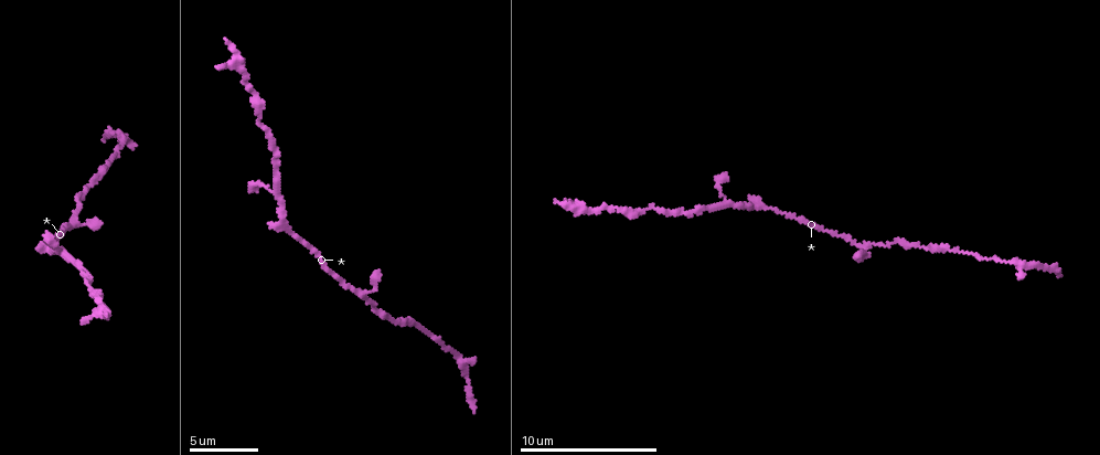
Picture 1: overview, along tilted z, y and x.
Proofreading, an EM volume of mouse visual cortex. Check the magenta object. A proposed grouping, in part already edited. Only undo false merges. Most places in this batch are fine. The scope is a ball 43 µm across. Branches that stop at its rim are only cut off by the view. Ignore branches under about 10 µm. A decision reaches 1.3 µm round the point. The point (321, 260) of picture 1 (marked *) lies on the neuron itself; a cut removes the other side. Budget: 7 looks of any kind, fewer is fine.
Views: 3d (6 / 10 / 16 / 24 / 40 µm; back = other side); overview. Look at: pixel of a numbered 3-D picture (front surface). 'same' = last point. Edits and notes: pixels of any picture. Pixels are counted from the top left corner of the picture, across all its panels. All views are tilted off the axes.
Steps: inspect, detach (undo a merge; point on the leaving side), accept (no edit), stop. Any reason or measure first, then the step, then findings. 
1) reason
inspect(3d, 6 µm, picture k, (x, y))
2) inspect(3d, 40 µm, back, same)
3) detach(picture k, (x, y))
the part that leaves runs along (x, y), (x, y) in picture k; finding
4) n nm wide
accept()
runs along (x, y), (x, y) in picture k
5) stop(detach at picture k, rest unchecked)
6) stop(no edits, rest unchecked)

calibre changes
inspect(3d, 6 µm, picture 1, (288, 230))

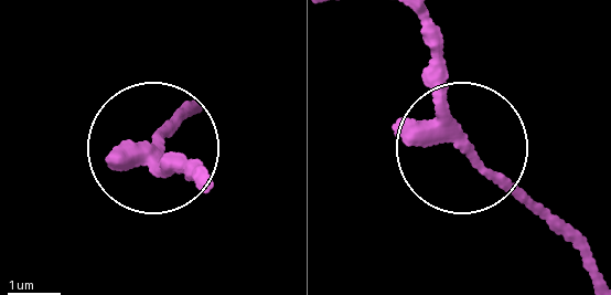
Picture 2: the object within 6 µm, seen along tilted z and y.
accept()
runs along (588, 260), (462, 153), (430, 16) in picture 2; all the same neuron

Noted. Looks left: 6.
side arm on a straight run
inspect(3d, 16 µm, picture 1, (871, 243))

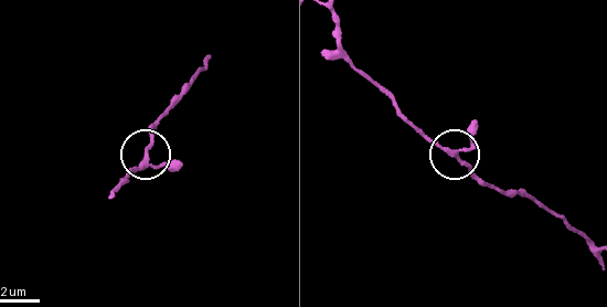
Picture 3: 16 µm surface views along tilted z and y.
other side
inspect(3d, 16 µm, back, picture 3, (145, 154))

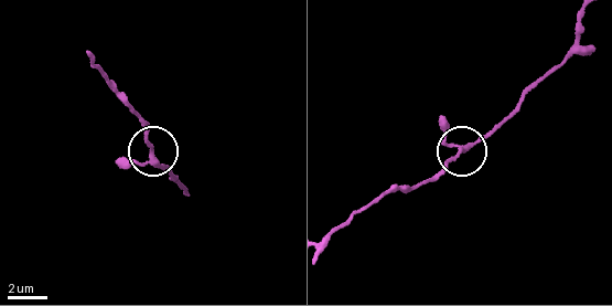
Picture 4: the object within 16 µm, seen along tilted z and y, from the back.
3 arms
accept()
runs along (522, 101), (429, 180) in picture 4; one neuron here

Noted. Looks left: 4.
thick turns thin
inspect(3d, 10 µm, picture 1, (952, 249))

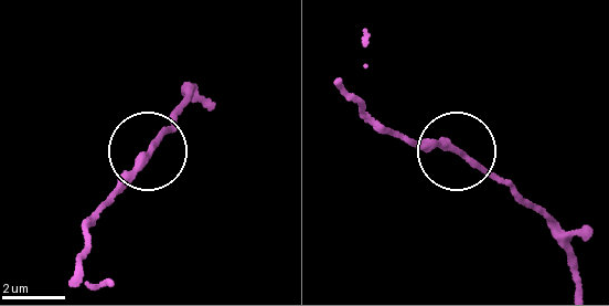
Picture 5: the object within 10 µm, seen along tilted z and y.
closer look
inspect(3d, 6 µm, picture 5, (148, 155))

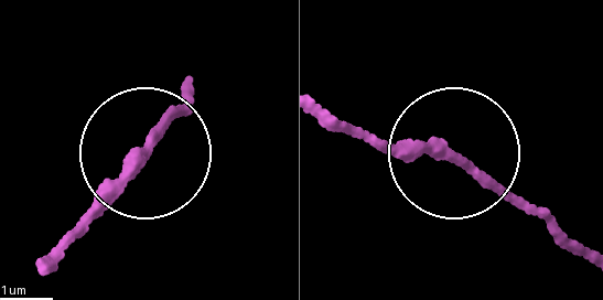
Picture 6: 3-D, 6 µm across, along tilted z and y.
230 nm wide
accept()
runs along (53, 269), (128, 189), (183, 99) in picture 6; continuous, no second neuron

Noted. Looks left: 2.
stop(no edits, rest unchecked)

